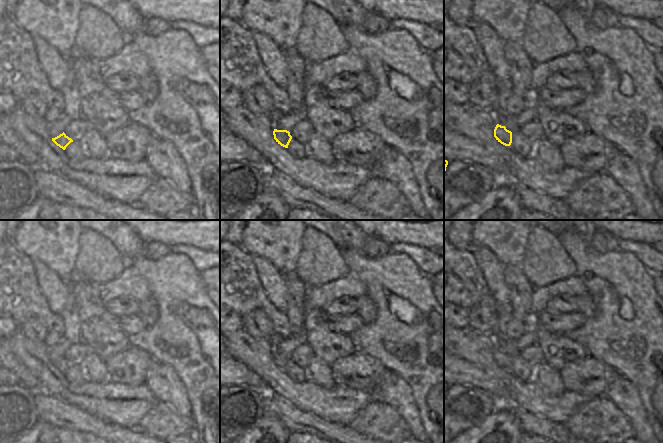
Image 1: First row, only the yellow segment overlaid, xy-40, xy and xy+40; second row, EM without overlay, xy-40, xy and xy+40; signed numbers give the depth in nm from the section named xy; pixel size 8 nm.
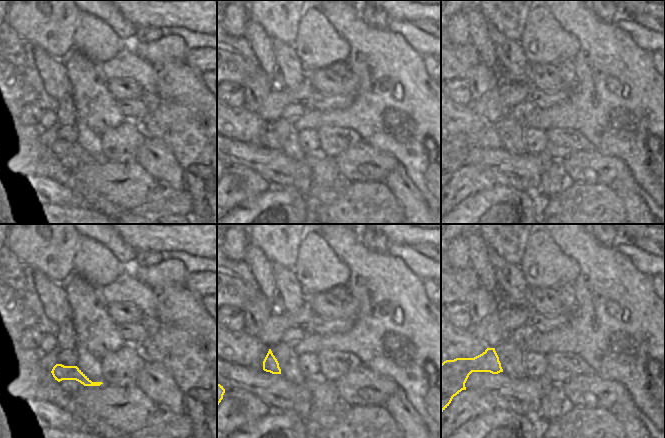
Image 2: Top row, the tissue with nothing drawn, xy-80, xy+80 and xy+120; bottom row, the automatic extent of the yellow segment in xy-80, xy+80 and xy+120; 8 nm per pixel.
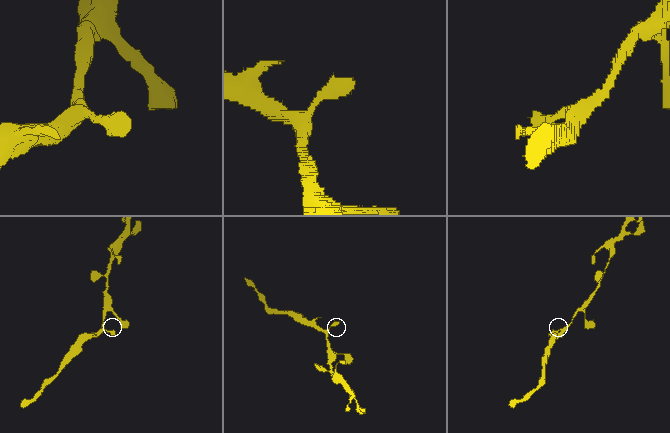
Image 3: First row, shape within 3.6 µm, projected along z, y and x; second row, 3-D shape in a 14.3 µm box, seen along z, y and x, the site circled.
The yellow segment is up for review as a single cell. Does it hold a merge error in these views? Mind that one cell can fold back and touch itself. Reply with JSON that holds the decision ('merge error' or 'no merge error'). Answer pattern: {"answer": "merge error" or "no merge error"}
{"answer": "no merge error"}

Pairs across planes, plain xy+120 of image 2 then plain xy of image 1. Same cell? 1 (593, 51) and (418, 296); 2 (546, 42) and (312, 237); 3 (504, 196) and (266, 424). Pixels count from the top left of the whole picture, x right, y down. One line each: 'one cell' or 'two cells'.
1: one cell
2: one cell
3: one cell

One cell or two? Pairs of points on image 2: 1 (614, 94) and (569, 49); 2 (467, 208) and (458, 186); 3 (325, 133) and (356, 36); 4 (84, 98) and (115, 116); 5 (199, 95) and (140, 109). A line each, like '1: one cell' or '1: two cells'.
1: two cells
2: two cells
3: two cells
4: one cell
5: two cells

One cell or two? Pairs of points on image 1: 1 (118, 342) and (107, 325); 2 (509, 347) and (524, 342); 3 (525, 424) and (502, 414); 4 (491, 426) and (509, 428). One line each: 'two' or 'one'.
1: one
2: one
3: two
4: one

